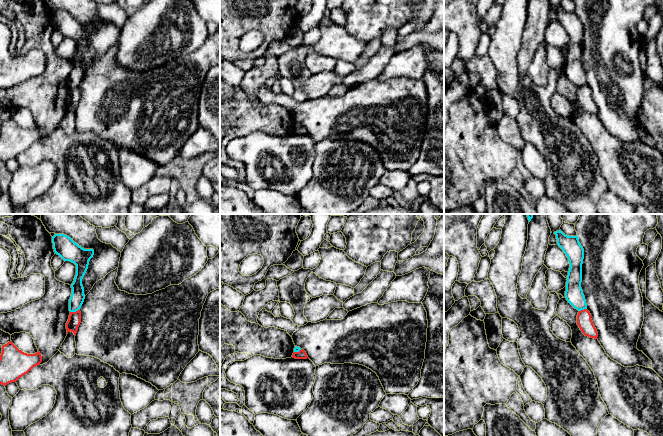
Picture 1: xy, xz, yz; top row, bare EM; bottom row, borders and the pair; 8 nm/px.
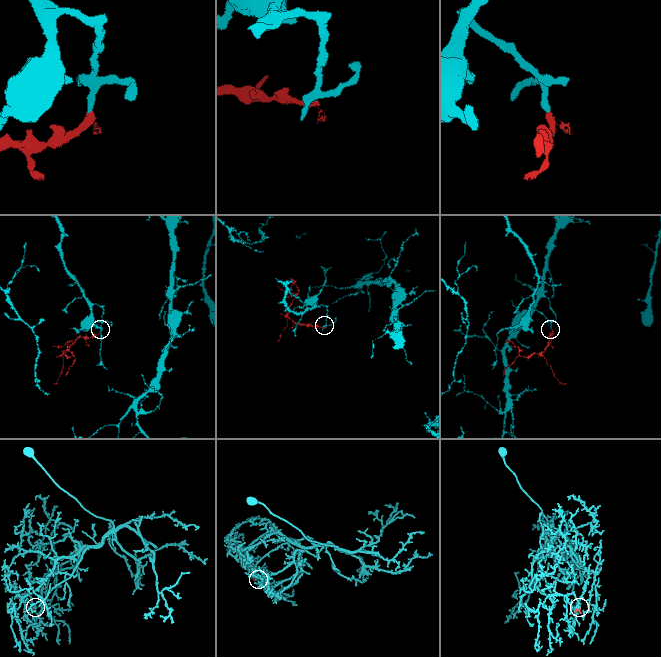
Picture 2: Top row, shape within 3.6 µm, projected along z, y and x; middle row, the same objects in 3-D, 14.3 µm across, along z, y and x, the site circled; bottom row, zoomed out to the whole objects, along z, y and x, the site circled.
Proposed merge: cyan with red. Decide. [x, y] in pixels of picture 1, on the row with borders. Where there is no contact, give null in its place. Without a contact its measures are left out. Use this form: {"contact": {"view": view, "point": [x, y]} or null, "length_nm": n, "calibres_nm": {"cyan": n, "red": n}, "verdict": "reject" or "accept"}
{"contact": {"view": "xy", "point": [74, 311]}, "length_nm": 80, "calibres_nm": {"cyan": 120, "red": 100}, "verdict": "reject"}

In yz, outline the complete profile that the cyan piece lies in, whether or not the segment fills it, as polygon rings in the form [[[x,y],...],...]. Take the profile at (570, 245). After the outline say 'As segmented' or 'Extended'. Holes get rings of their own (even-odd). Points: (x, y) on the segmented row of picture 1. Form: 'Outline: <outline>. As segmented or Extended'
Outline: [[[561,230],[554,232],[558,246],[566,254],[570,268],[567,275],[565,298],[578,311],[587,309],[582,282],[582,264],[584,249],[578,236],[567,236]]]. As segmented

